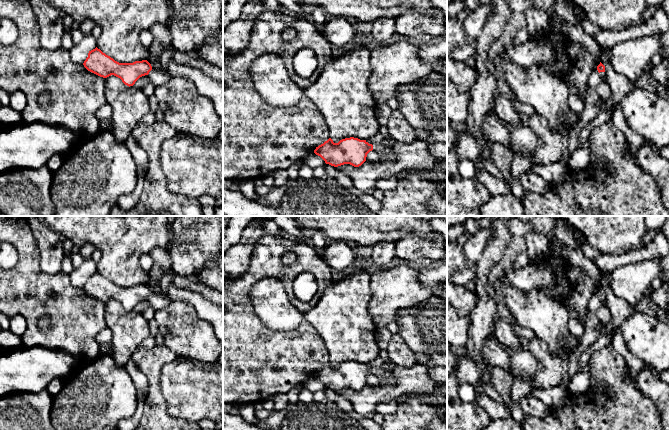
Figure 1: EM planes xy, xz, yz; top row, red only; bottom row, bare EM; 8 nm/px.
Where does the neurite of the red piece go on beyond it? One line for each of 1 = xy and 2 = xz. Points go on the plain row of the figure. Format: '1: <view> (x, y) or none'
1: xy (158, 301)
2: xz (385, 374)

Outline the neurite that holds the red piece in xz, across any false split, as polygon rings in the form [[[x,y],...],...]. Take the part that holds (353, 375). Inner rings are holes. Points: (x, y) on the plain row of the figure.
[[[350,361],[334,367],[331,362],[316,371],[314,377],[320,380],[326,388],[338,391],[350,388],[354,391],[361,390],[370,375],[375,375],[381,383],[391,385],[396,382],[393,377],[393,368],[380,366],[369,368],[366,364]]]

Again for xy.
[[[97,271],[89,275],[83,289],[88,295],[103,302],[114,299],[129,311],[145,299],[150,302],[151,307],[156,311],[167,307],[171,303],[168,296],[153,293],[147,284],[119,287]]]

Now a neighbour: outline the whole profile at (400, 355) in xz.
[[[398,334],[392,336],[386,351],[394,367],[410,368],[417,363],[414,352]]]

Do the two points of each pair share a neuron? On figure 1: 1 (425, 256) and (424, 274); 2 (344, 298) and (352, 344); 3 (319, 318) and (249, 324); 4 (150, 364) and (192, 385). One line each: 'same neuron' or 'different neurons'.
1: different neurons
2: same neuron
3: different neurons
4: different neurons

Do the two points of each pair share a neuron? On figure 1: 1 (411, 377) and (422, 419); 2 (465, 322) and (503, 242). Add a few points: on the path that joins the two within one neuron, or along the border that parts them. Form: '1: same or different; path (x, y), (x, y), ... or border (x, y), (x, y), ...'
1: different; border (418, 395), (407, 396)
2: different; border (469, 315), (470, 328), (468, 339)

